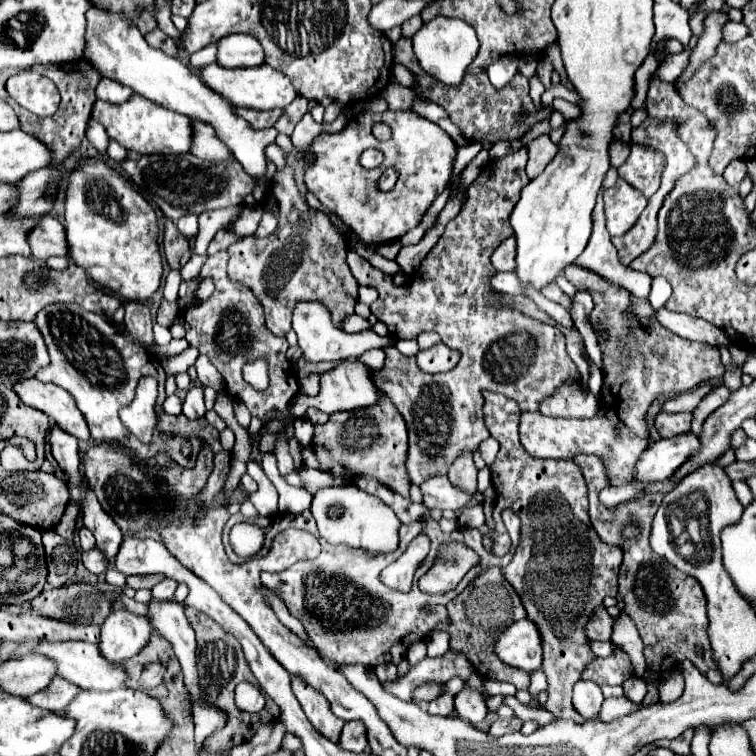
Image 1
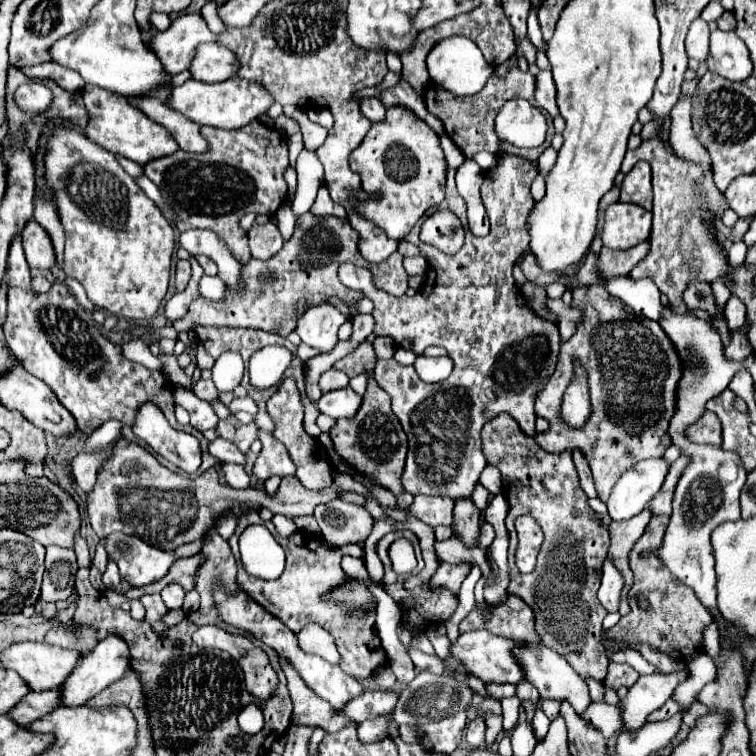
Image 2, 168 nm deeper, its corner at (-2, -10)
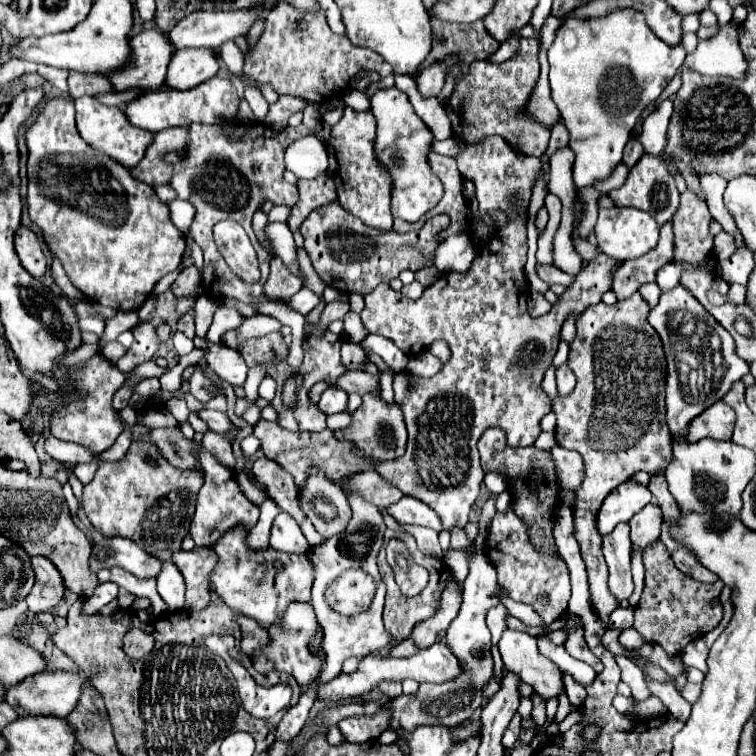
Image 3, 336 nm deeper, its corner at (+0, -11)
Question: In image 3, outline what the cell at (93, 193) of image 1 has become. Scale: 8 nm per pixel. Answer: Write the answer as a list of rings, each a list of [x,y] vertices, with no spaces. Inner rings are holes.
[[[70,95],[66,97],[56,97],[52,101],[46,103],[44,111],[38,115],[36,123],[32,127],[28,127],[26,131],[26,143],[28,143],[28,213],[30,219],[42,229],[44,239],[50,247],[50,251],[62,261],[66,275],[70,277],[70,281],[90,299],[96,301],[104,307],[112,307],[116,311],[132,311],[132,309],[140,309],[142,303],[152,295],[154,285],[170,271],[174,271],[184,255],[186,243],[184,243],[184,235],[172,225],[170,217],[168,217],[168,207],[158,199],[158,195],[154,193],[154,189],[138,179],[134,179],[130,175],[130,169],[120,167],[120,163],[116,163],[114,159],[108,159],[106,155],[98,155],[92,147],[88,147],[88,143],[84,143],[84,139],[80,139],[80,133],[76,131],[76,123],[74,123],[74,99]]]

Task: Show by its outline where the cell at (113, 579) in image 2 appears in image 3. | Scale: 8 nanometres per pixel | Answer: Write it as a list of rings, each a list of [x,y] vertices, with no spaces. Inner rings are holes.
[[[108,581],[108,583],[98,583],[94,595],[86,599],[86,609],[84,609],[84,613],[86,613],[86,615],[92,615],[92,613],[100,611],[106,603],[110,603],[112,599],[116,599],[116,595],[118,595],[116,583],[112,583],[112,581]]]

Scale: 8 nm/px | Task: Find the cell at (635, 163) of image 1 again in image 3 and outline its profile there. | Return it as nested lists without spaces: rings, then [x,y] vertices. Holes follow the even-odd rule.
[[[644,153],[640,157],[640,161],[630,169],[630,175],[628,175],[626,183],[620,189],[610,191],[608,195],[614,201],[614,205],[642,209],[642,211],[650,213],[660,225],[664,225],[666,221],[670,221],[674,217],[674,213],[678,209],[678,197],[680,197],[678,189],[674,185],[674,179],[666,171],[662,159],[656,157],[656,155],[648,155],[648,153]]]

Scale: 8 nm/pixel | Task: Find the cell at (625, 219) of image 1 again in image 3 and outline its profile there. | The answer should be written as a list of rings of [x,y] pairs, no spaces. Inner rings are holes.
[[[634,207],[600,209],[600,217],[596,223],[598,249],[618,261],[636,259],[636,257],[648,253],[658,243],[658,233],[660,233],[660,225],[656,223],[656,219],[652,219],[652,215],[648,215],[640,209],[634,209]]]

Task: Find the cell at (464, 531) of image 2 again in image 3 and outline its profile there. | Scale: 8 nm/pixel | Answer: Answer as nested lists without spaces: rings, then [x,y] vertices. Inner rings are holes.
[[[452,527],[450,531],[450,549],[464,549],[468,553],[468,577],[464,581],[464,601],[460,607],[458,617],[452,621],[446,633],[446,643],[452,647],[454,655],[460,657],[464,665],[464,673],[456,677],[454,681],[442,683],[442,685],[428,685],[420,687],[416,695],[400,695],[388,701],[384,707],[390,711],[390,729],[398,731],[404,729],[412,733],[420,725],[444,725],[444,727],[456,727],[464,725],[472,719],[478,707],[482,707],[482,687],[492,677],[492,663],[494,663],[489,651],[491,648],[491,634],[486,626],[486,611],[494,605],[498,605],[498,581],[496,581],[496,569],[492,563],[488,563],[486,555],[480,555],[474,551],[474,541],[468,539],[466,531],[460,527]]]

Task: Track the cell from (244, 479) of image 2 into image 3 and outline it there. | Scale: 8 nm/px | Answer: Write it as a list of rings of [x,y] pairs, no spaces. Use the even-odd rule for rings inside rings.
[[[208,431],[204,435],[202,447],[212,451],[216,455],[216,459],[220,459],[224,465],[232,467],[232,471],[236,471],[236,459],[234,459],[234,453],[232,453],[232,445],[222,435],[216,435],[216,433]]]

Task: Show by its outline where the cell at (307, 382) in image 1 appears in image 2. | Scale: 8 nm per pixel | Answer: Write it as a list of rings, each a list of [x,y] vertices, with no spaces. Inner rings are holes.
[[[328,370],[320,376],[320,388],[322,392],[330,392],[330,390],[338,390],[338,388],[346,388],[348,386],[348,376],[342,370]]]

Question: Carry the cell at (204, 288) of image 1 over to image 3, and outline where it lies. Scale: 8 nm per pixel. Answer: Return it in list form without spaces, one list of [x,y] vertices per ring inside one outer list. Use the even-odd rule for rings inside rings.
[[[284,205],[274,206],[268,214],[268,221],[286,222],[288,215],[290,213],[290,210],[291,208]]]

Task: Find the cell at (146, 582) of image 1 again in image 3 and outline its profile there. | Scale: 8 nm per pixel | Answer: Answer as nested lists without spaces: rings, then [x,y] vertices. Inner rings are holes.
[[[194,547],[192,551],[176,551],[172,563],[178,565],[186,581],[186,607],[202,609],[210,601],[208,577],[216,567],[216,553],[212,547]]]

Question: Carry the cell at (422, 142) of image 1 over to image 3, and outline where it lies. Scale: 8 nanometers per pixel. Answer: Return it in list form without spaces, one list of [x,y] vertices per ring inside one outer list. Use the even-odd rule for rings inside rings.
[[[396,87],[376,91],[370,103],[372,103],[372,113],[378,121],[376,139],[374,139],[376,159],[378,163],[384,165],[392,183],[392,199],[390,199],[392,217],[414,223],[420,217],[424,217],[442,199],[444,193],[442,181],[434,175],[428,163],[428,153],[434,135],[428,129],[428,125],[414,113],[406,93],[398,91]]]

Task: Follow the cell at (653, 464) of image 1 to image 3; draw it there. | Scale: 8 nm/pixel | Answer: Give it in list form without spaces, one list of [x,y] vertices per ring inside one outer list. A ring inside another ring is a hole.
[[[626,481],[616,487],[602,503],[598,511],[598,531],[600,535],[610,533],[618,523],[628,523],[644,505],[652,501],[652,493],[646,485],[636,481]]]

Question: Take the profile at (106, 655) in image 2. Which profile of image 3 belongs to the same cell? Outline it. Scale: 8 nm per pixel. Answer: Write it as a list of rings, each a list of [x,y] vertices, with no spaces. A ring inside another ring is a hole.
[[[44,671],[40,675],[24,679],[24,683],[10,687],[6,691],[6,701],[18,709],[22,715],[54,715],[54,717],[68,717],[70,711],[80,701],[80,693],[86,679],[80,671]]]

